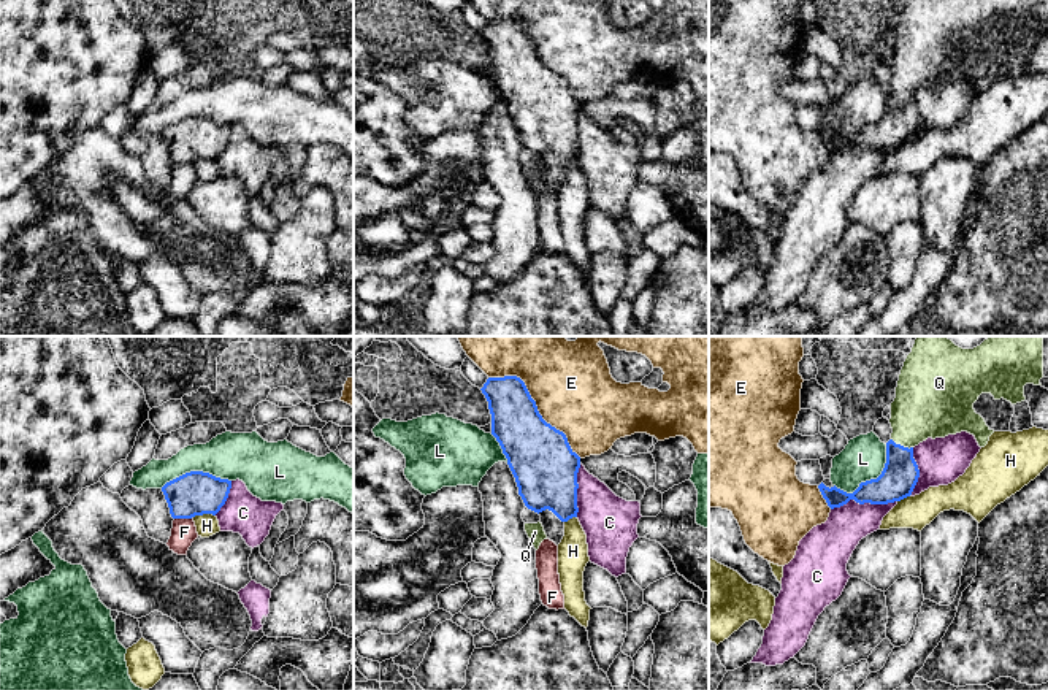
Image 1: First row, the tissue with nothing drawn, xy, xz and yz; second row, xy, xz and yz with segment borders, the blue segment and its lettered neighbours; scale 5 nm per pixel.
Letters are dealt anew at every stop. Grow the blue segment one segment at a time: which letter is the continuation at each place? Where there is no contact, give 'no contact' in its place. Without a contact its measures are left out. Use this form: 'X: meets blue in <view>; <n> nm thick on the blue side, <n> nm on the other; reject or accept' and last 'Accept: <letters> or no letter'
C: meets blue in yz; 190 nm thick on the blue side, 220 nm on the other; reject
E: meets blue in xz; 320 nm thick on the blue side, 400 nm on the other; reject
F: meets blue in xy; 220 nm thick on the blue side, 130 nm on the other; reject
H: meets blue in xy; 220 nm thick on the blue side, 110 nm on the other; reject
L: meets blue in yz; 190 nm thick on the blue side, 220 nm on the other; reject
Q: meets blue in yz; 190 nm thick on the blue side, 340 nm on the other; accept
Accept: Q

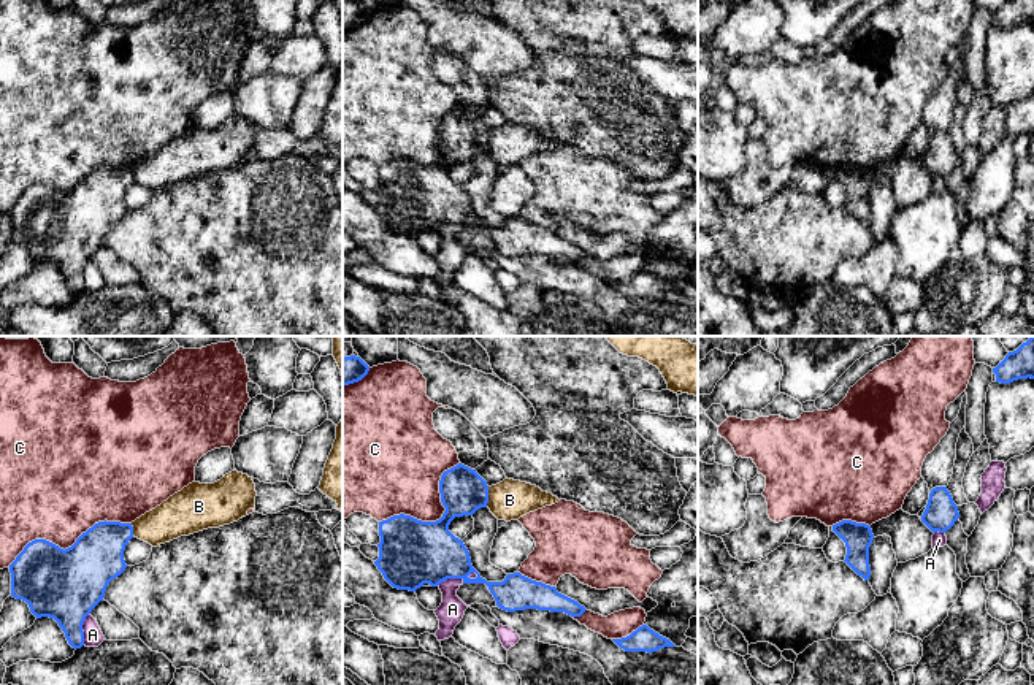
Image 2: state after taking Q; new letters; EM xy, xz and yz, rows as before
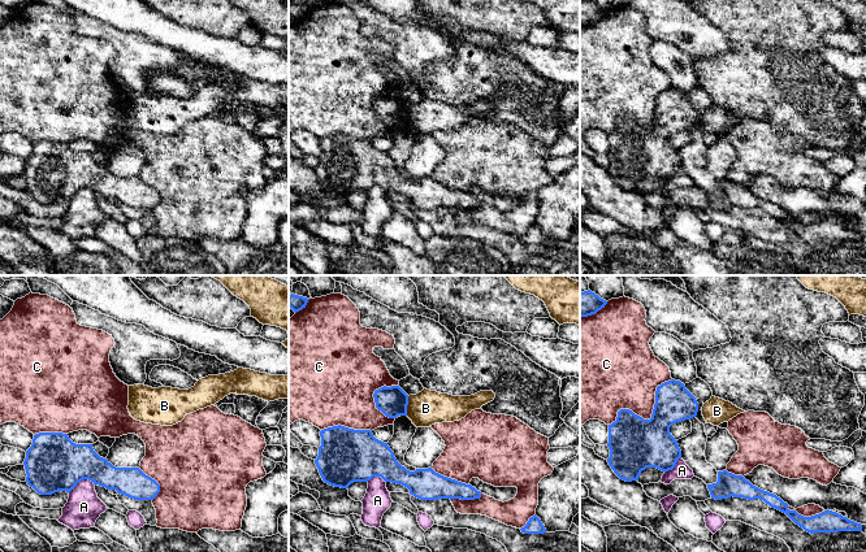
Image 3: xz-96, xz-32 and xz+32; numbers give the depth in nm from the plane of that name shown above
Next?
A: meets blue in xy; 360 nm thick on the blue side, 100 nm on the other; reject
B: meets blue in xz; 220 nm thick on the blue side, 200 nm on the other; reject
C: meets blue in xy; 360 nm thick on the blue side, 420 nm on the other; reject
Accept: no letter

